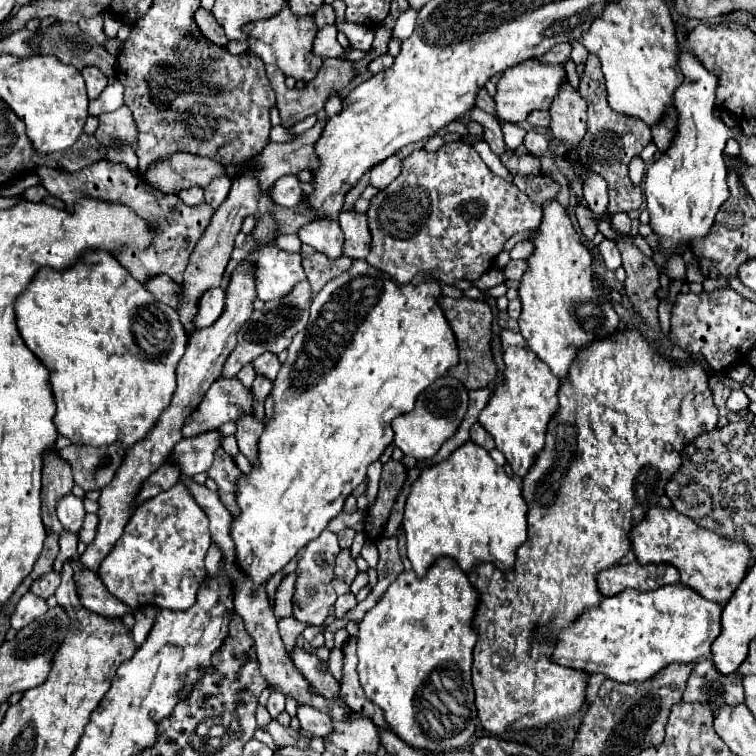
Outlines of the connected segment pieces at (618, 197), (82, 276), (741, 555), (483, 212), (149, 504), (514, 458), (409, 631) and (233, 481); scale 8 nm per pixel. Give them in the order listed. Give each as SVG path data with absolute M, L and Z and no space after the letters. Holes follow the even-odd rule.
M590 55L586 61L584 77L580 79L580 95L588 103L588 131L580 143L580 161L600 173L608 181L608 191L610 191L610 213L618 211L632 211L638 209L644 193L640 185L634 185L628 177L628 163L632 157L636 157L648 143L652 143L652 133L650 129L632 117L624 117L620 113L614 113L606 101L606 85L604 85L604 75L600 69L600 59L596 55Z
M96 251L96 253L86 253L86 257L76 263L74 267L66 269L66 271L52 271L52 269L40 269L34 277L34 281L28 285L28 289L16 299L16 323L20 329L20 335L24 339L24 343L28 345L28 349L50 369L50 383L52 383L52 393L56 399L56 415L54 415L54 425L58 429L60 435L68 437L72 443L84 443L84 445L112 445L112 443L122 443L124 449L130 449L132 445L136 445L136 441L142 441L148 435L148 429L152 429L152 425L156 425L156 421L160 419L160 413L164 413L164 409L170 405L172 401L172 393L176 391L176 367L184 355L186 343L188 343L188 335L186 329L180 327L180 317L174 309L170 309L168 305L156 301L152 297L152 293L148 293L144 289L144 285L140 281L136 281L124 267L120 267L120 263L116 261L114 255L106 253L106 251ZM142 307L156 307L156 313L140 313Z
M650 509L648 517L632 529L630 541L638 563L670 563L678 567L680 581L696 589L708 601L728 603L728 599L748 573L750 547L744 545L744 541L718 537L718 533L696 525L696 521L692 521L690 517L676 513L676 509Z
M448 143L434 153L414 149L406 159L402 159L400 177L396 177L386 189L378 191L370 201L366 215L372 233L372 251L366 259L370 265L388 273L398 283L408 283L418 271L426 271L442 283L454 285L462 279L480 279L492 267L498 253L504 251L504 245L512 235L526 229L538 229L542 207L532 203L526 193L516 189L516 185L496 177L470 145Z
M176 483L172 489L158 493L156 497L138 505L132 521L126 525L124 535L114 545L110 555L100 563L98 577L108 587L108 591L118 597L122 603L130 607L154 605L158 609L172 609L184 611L196 603L196 593L206 579L204 557L210 547L210 531L208 531L208 517L198 507L196 499L192 497L186 483Z
M504 329L500 337L506 363L504 383L496 387L478 421L494 437L496 449L504 453L514 473L522 479L534 465L534 459L538 457L540 449L544 449L548 421L558 409L556 393L560 391L560 379L552 375L548 365L544 365L544 361L540 361L536 353L528 349L528 345L524 345L524 337L520 337L520 333Z
M440 559L424 579L418 579L414 571L400 573L376 607L359 623L357 656L362 689L384 711L390 729L414 749L426 753L460 751L470 745L476 727L480 727L470 679L472 649L476 643L472 629L476 605L478 593L472 589L466 573L452 559Z
M218 449L214 465L208 471L208 477L218 483L218 487L220 487L218 495L222 491L220 499L232 515L240 515L240 507L236 505L236 485L238 485L240 475L242 475L242 471L238 469L236 461L224 449Z

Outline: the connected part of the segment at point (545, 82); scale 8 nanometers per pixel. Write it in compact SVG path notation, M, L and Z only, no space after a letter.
M536 59L506 69L496 85L498 91L494 95L498 119L520 123L534 109L550 109L552 99L556 99L556 93L560 91L560 85L564 85L564 81L566 81L564 65L540 65Z

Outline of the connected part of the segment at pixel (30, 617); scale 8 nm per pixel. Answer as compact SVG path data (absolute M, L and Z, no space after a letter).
M24 593L24 597L18 601L12 617L10 617L10 625L20 631L22 627L26 627L28 623L32 623L34 619L42 617L44 613L48 611L48 605L46 605L46 599L42 597L36 597L34 593Z

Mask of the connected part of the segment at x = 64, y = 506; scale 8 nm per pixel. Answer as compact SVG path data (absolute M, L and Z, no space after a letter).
M68 495L68 497L64 497L64 499L58 503L56 511L58 511L58 519L60 519L60 523L64 525L64 529L70 531L70 533L74 533L74 535L78 535L80 525L82 525L84 515L86 515L82 499L78 499L78 497L74 497L74 495Z

